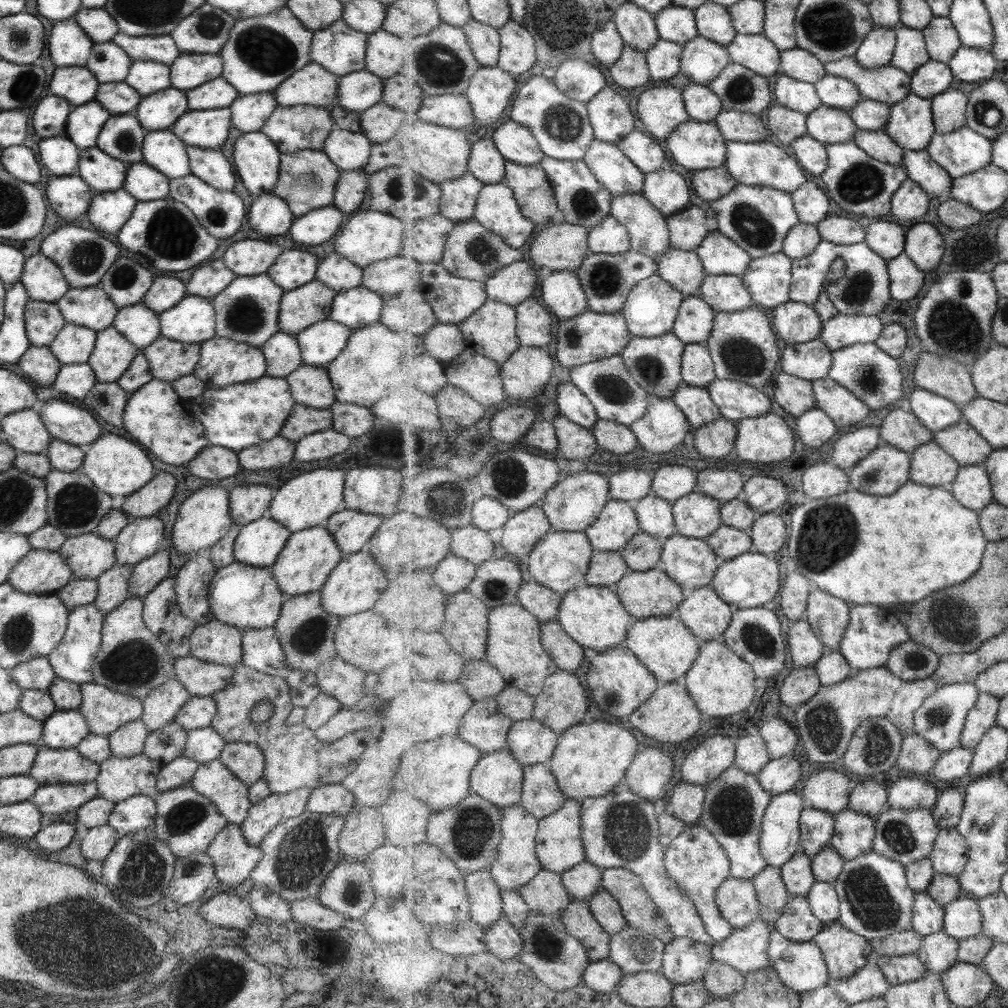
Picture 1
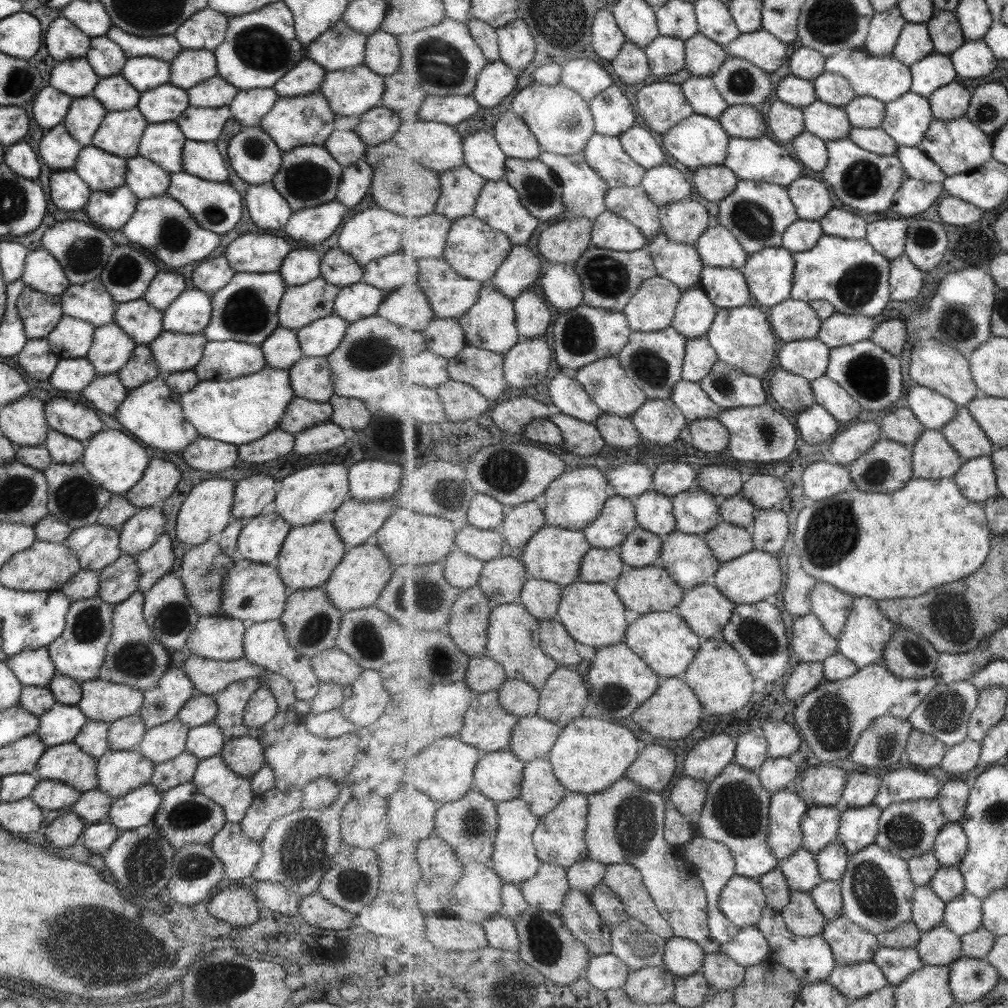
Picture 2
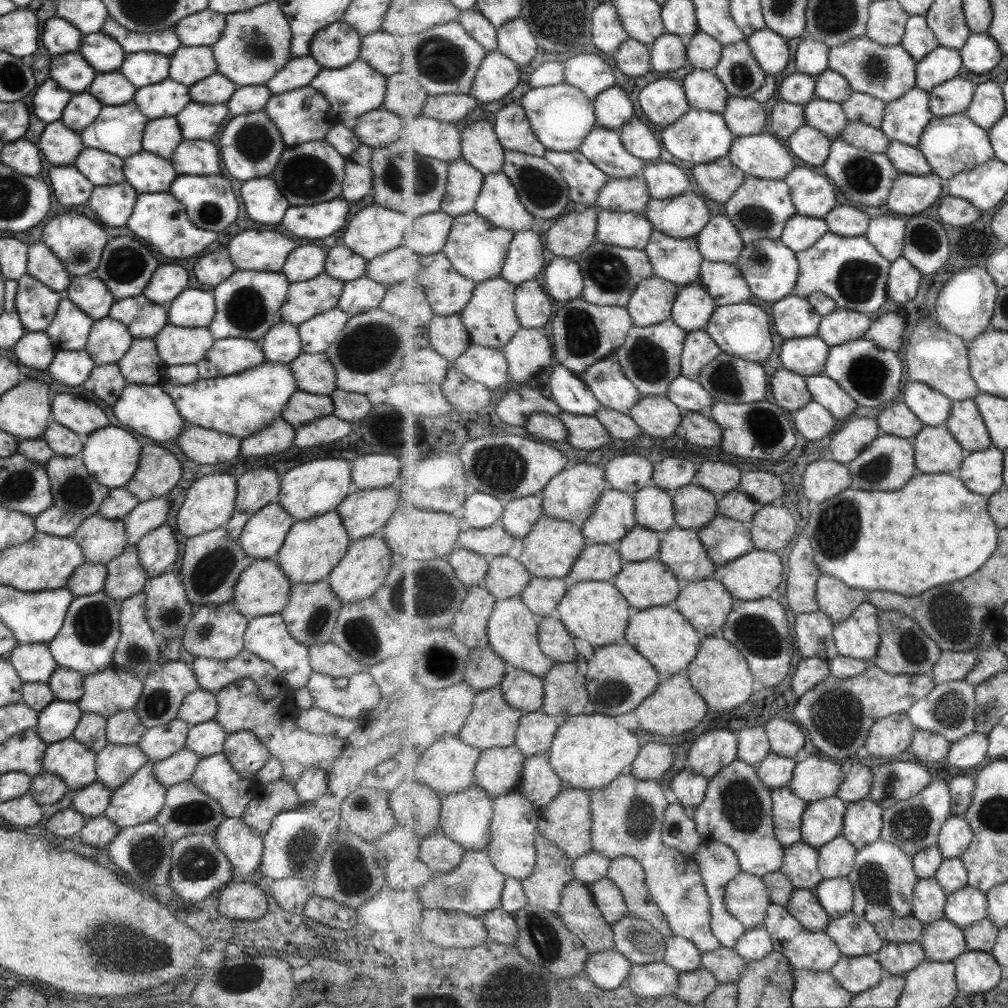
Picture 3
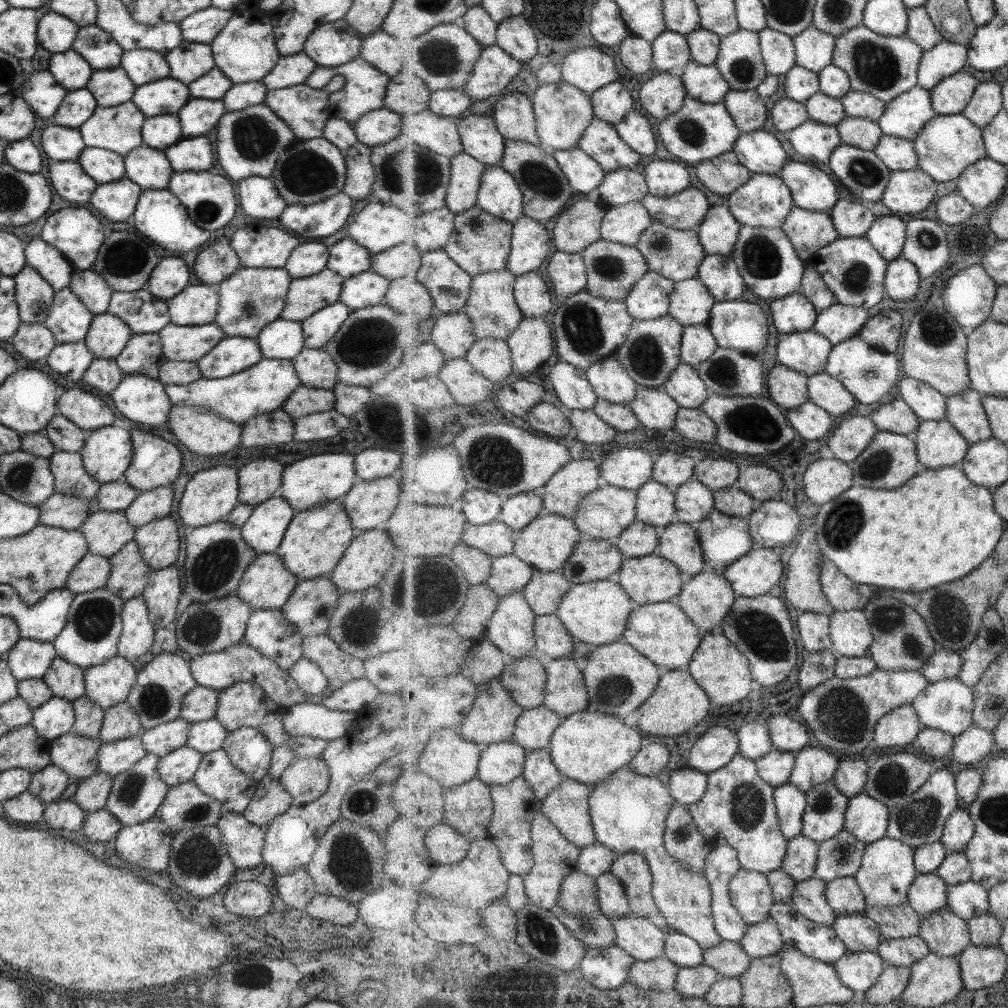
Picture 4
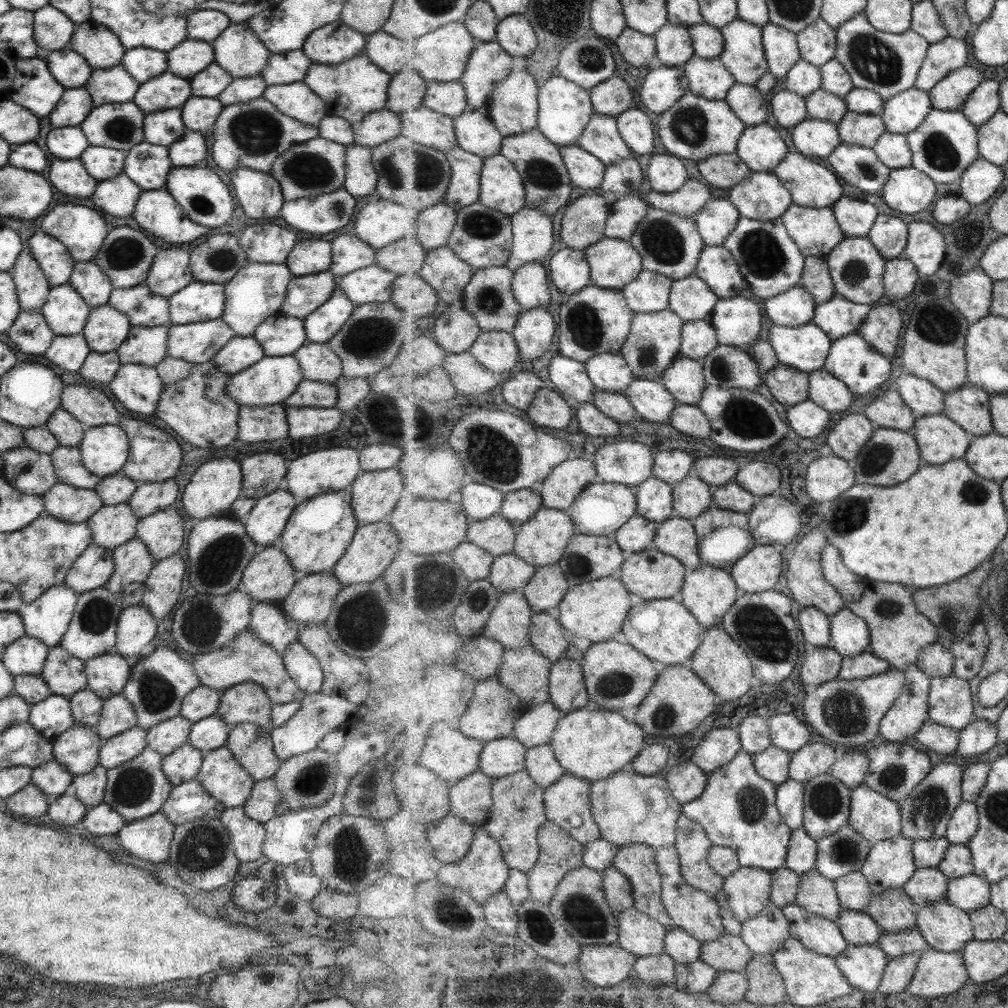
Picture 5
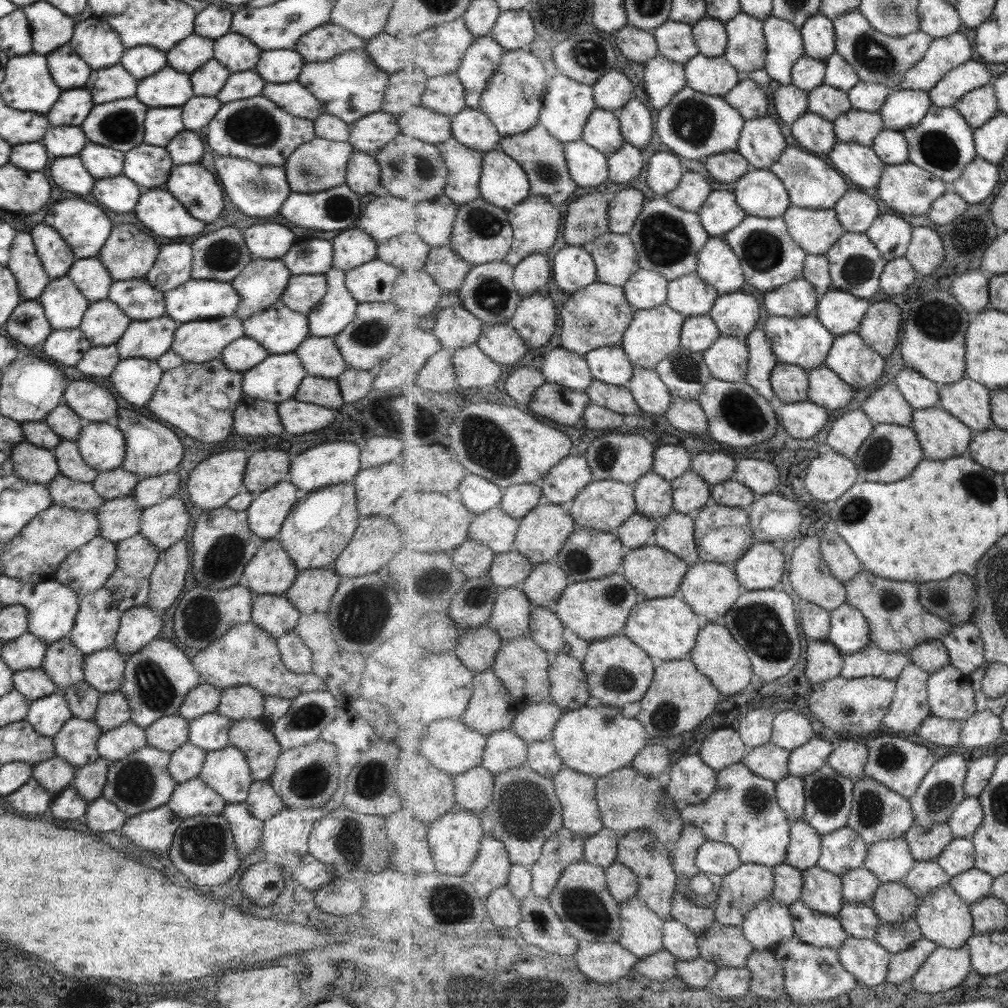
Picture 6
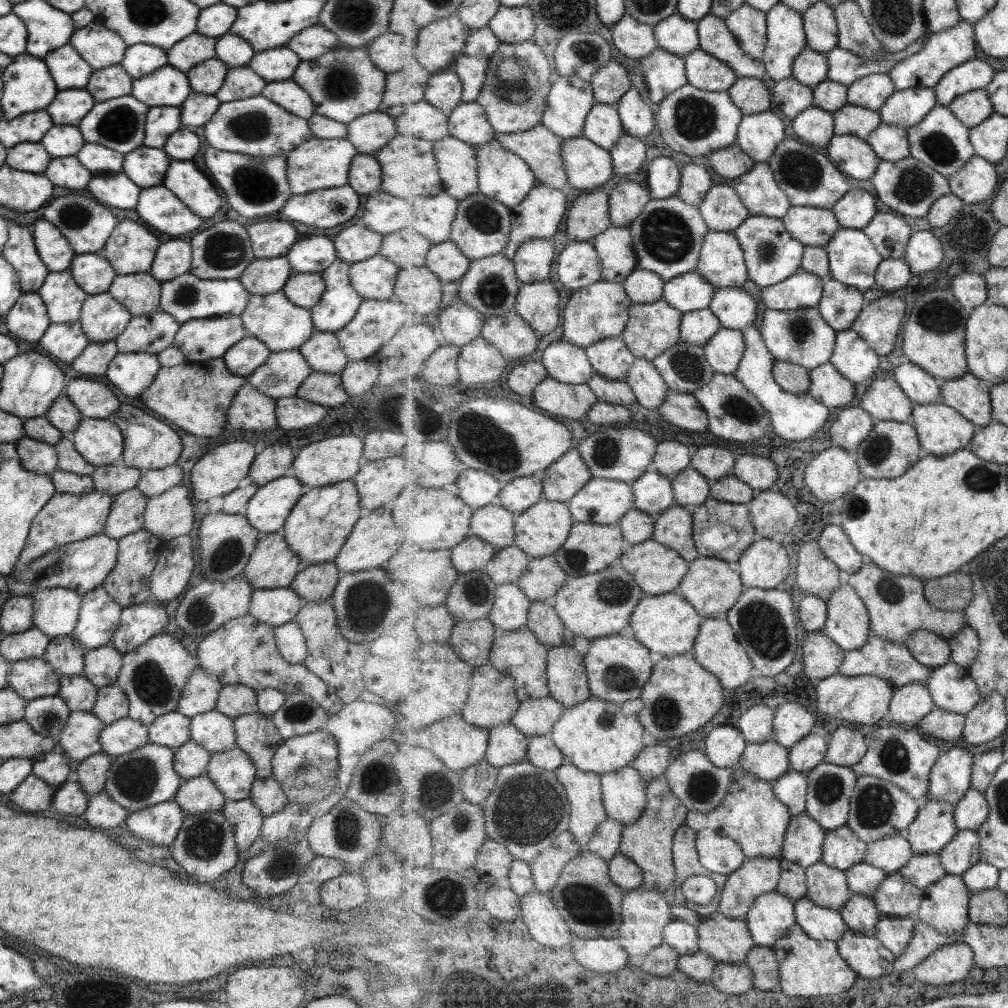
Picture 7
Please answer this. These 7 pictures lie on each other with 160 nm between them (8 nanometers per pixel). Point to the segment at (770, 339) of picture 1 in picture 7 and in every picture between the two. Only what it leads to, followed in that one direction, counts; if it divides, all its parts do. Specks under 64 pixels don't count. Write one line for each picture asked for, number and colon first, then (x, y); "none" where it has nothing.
2: (742, 336)
3: (743, 330)
4: (740, 325)
5: (737, 321)
6: (736, 314)
7: (736, 309)

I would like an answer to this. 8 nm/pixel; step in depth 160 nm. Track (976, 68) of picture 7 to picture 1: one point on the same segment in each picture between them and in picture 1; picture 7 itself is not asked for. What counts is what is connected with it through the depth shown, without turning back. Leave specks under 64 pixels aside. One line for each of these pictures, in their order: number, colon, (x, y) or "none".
1: (950, 107)
2: (952, 101)
3: (954, 97)
4: (951, 96)
5: (951, 93)
6: (955, 85)

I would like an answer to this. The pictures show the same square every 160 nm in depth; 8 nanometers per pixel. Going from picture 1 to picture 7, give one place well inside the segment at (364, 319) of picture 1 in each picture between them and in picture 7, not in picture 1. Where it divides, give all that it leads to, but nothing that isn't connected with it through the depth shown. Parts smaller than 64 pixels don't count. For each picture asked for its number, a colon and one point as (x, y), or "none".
2: (357, 301)
3: (358, 296)
4: (366, 289)
5: (372, 284)
6: (373, 281)
7: (373, 279)

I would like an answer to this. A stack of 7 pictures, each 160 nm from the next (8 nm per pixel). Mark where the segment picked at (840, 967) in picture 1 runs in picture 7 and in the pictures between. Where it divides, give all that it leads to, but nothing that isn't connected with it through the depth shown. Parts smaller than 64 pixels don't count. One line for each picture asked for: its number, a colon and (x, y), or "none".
2: (851, 944)
3: (856, 936)
4: (860, 933)
5: (857, 926)
6: (861, 921)
7: (861, 913)

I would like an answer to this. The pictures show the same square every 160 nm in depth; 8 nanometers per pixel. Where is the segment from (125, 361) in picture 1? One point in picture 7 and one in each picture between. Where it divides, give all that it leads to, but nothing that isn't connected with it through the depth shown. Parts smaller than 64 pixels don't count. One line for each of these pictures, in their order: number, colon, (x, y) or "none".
2: (110, 349)
3: (108, 340)
4: (107, 335)
5: (105, 329)
6: (102, 324)
7: (102, 319)

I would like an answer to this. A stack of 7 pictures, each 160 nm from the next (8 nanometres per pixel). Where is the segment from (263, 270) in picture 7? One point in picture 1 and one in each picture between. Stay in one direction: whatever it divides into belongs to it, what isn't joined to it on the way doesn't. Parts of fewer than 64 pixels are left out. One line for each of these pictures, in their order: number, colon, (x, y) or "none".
1: (246, 311)
2: (245, 309)
3: (246, 305)
4: (249, 299)
5: (256, 291)
6: (260, 284)

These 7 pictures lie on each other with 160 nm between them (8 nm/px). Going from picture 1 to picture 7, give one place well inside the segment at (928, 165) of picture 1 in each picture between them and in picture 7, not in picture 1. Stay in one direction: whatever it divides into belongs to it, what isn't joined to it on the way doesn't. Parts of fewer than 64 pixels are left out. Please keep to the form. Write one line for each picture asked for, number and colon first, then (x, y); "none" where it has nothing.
2: (919, 165)
3: (908, 159)
4: (898, 153)
5: (894, 149)
6: (891, 145)
7: (891, 142)

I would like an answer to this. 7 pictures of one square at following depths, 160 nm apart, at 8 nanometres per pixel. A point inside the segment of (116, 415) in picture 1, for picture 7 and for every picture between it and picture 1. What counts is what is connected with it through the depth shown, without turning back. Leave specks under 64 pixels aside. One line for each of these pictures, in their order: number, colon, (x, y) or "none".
2: (105, 393)
3: (105, 382)
4: (103, 374)
5: (101, 368)
6: (98, 361)
7: (95, 358)

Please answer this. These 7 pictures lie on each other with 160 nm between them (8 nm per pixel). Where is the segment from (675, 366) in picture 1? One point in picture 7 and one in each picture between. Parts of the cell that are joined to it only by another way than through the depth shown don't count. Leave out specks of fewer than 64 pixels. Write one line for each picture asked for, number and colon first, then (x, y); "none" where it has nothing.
2: (654, 360)
3: (651, 357)
4: (653, 351)
5: (655, 342)
6: (654, 334)
7: (653, 329)

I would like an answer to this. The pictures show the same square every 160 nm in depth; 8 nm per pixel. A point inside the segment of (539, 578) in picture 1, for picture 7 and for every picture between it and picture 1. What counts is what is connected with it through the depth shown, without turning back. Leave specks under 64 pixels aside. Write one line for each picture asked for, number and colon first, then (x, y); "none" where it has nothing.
2: (555, 554)
3: (550, 550)
4: (548, 542)
5: (541, 541)
6: (543, 533)
7: (542, 530)

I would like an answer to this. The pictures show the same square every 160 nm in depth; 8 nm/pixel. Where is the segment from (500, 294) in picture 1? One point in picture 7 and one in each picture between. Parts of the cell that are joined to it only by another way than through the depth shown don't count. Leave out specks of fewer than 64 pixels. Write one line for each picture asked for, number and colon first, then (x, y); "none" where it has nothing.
2: (522, 267)
3: (526, 256)
4: (531, 242)
5: (534, 236)
6: (536, 221)
7: (539, 216)

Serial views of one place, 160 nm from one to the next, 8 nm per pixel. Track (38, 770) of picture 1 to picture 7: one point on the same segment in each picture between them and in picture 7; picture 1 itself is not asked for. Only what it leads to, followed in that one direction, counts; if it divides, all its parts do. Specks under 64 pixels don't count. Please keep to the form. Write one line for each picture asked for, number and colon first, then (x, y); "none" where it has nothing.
2: (65, 763)
3: (73, 763)
4: (76, 757)
5: (76, 749)
6: (75, 742)
7: (79, 738)

